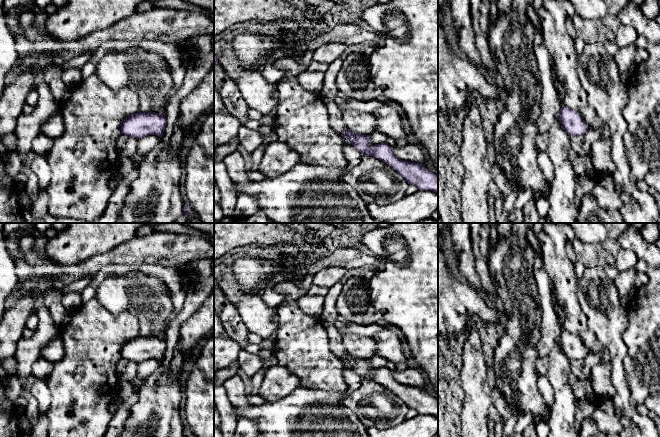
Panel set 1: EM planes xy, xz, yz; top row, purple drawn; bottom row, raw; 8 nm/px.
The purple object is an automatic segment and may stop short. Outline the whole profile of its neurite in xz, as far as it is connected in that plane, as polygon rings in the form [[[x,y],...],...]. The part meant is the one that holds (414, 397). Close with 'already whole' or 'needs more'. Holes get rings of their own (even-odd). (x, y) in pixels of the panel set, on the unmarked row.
[[[344,352],[341,360],[348,362],[351,368],[363,379],[373,380],[401,398],[408,408],[415,409],[419,414],[438,417],[438,399],[430,396],[423,388],[408,386],[397,382],[387,367],[373,370],[370,359],[359,358]]]; already whole

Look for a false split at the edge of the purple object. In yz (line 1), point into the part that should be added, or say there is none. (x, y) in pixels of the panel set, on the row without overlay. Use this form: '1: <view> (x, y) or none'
1: none

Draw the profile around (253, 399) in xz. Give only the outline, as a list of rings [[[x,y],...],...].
[[[247,391],[246,396],[251,405],[259,406],[265,403],[265,400],[261,396],[252,394],[251,391]]]

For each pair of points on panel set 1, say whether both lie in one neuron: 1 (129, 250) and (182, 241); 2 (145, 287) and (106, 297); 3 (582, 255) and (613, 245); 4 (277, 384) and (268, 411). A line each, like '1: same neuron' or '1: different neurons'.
1: same neuron
2: same neuron
3: same neuron
4: different neurons

